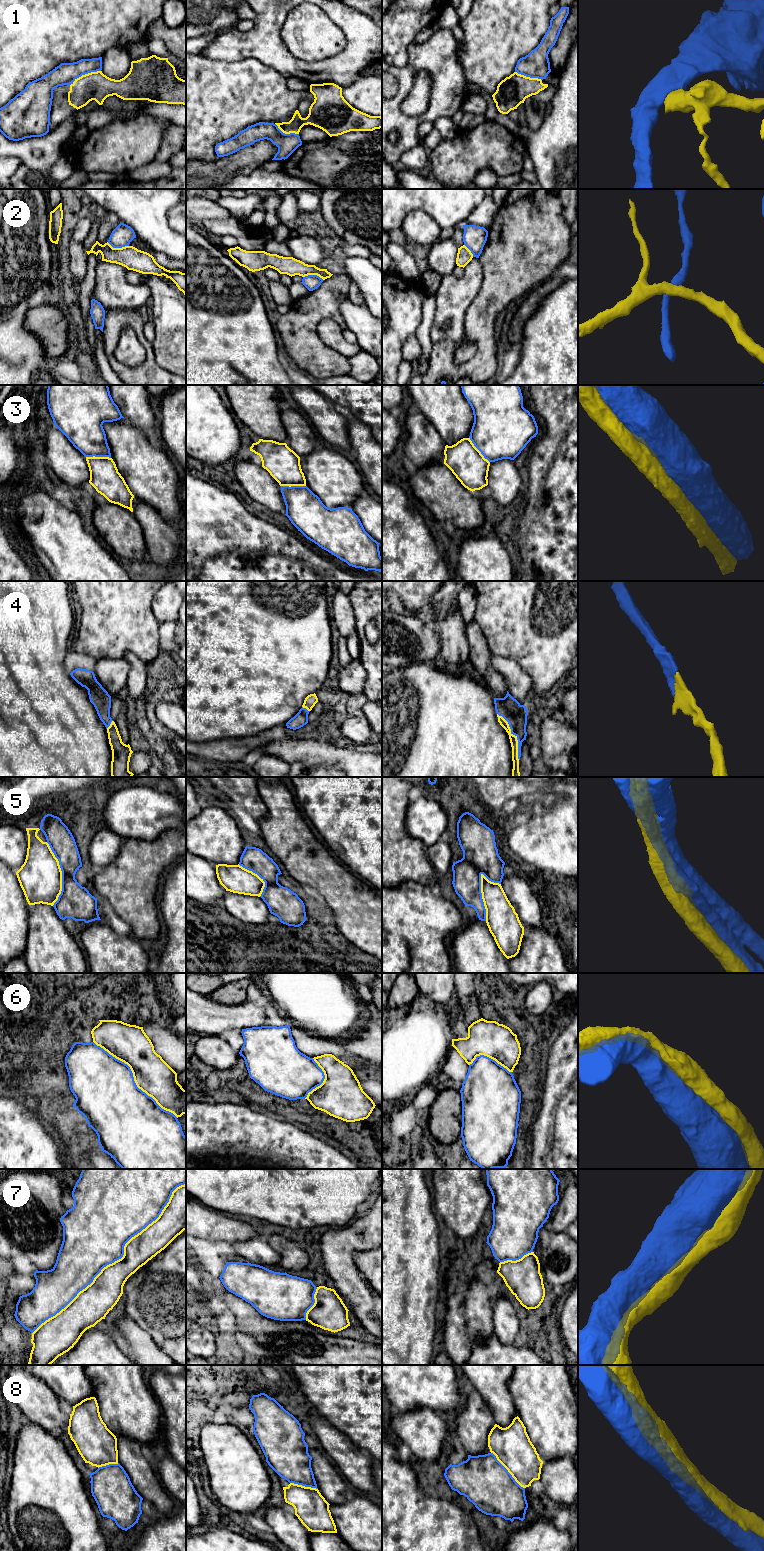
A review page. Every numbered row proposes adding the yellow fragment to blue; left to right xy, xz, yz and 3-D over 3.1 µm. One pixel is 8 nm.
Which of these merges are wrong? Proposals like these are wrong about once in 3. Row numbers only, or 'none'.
1, 2, 3, 5

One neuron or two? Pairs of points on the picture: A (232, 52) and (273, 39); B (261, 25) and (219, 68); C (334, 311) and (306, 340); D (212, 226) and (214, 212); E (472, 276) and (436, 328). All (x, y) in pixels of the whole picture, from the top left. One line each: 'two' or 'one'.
A: one
B: two
C: one
D: two
E: one

